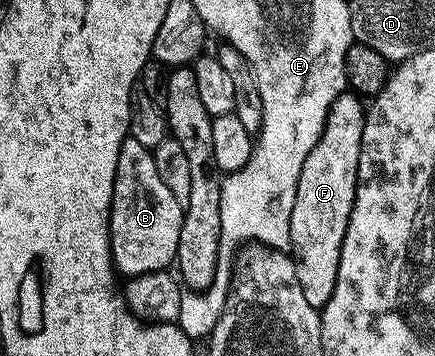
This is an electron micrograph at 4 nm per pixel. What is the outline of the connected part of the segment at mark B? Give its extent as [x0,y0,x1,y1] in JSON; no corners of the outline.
[110,135,183,278]

